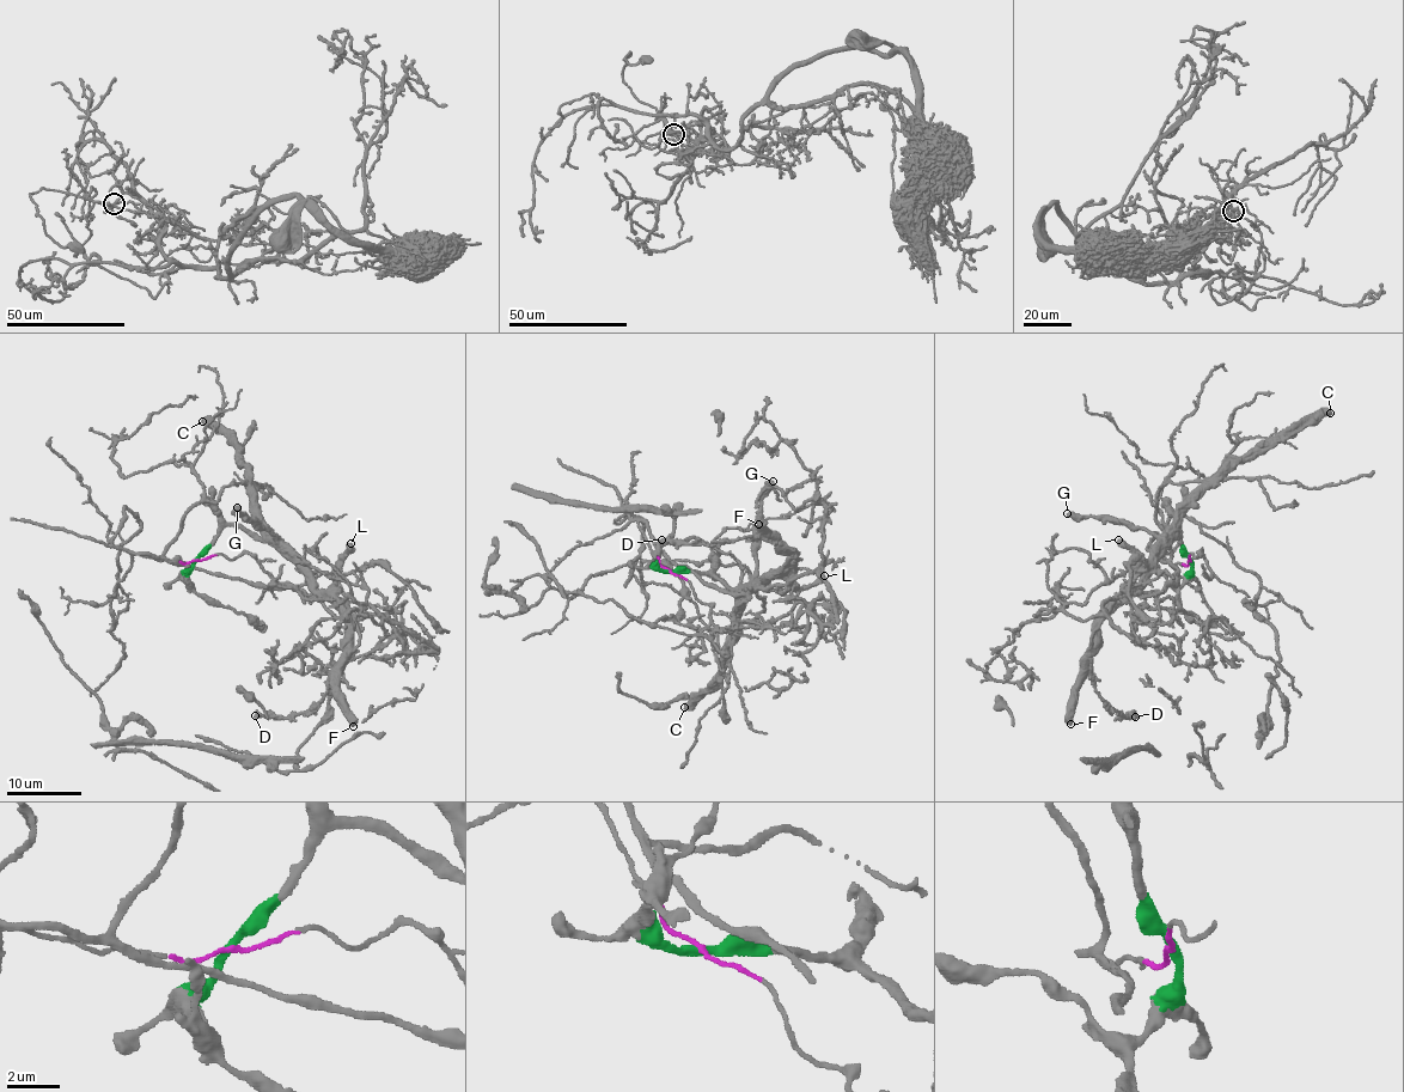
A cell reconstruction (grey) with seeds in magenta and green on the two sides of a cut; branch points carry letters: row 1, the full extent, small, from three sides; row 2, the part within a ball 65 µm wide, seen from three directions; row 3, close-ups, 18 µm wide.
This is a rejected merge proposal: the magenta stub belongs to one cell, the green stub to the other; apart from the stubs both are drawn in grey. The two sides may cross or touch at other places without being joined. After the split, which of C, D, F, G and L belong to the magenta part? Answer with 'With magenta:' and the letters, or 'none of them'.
With magenta: none of them

